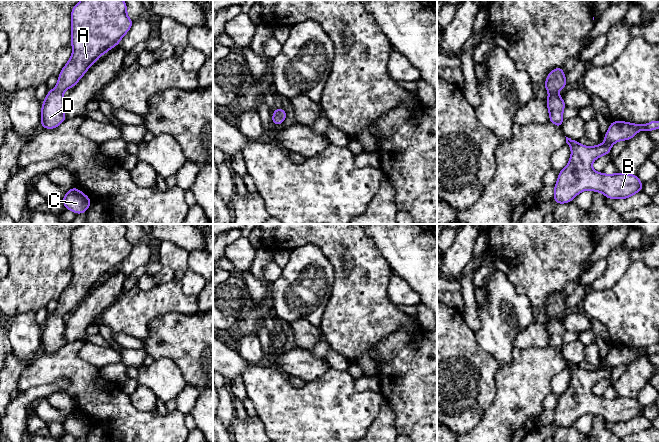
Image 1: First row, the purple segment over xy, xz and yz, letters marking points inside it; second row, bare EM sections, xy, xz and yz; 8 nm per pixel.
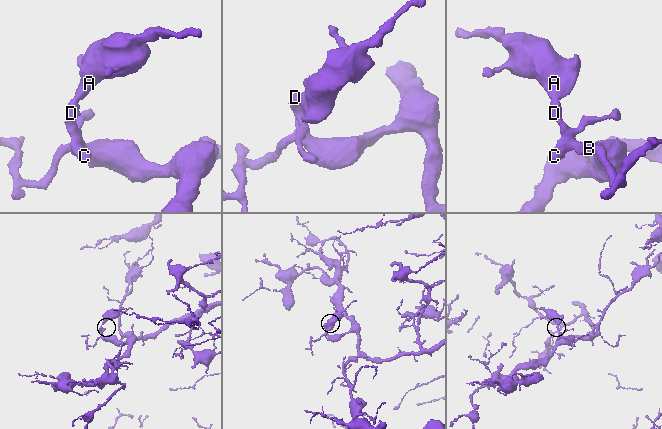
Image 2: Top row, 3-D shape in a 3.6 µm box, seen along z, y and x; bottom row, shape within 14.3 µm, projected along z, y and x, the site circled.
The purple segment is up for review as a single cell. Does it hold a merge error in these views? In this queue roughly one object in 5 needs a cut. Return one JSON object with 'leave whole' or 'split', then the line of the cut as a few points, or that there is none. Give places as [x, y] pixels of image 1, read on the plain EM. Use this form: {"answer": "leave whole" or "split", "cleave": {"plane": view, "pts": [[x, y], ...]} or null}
{"answer": "leave whole", "cleave": null}

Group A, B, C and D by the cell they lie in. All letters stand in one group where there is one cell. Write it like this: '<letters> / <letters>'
A B C D

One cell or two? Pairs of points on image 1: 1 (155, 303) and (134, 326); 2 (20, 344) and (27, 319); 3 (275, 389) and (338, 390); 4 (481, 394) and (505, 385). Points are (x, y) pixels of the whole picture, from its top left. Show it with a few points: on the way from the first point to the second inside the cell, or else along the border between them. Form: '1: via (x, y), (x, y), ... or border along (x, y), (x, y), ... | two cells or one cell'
1: via (149, 309), (138, 320) | one cell
2: via (24, 338), (24, 325) | one cell
3: via (291, 394), (322, 394) | one cell
4: border along (499, 366), (496, 372), (495, 397), (486, 409) | two cells

